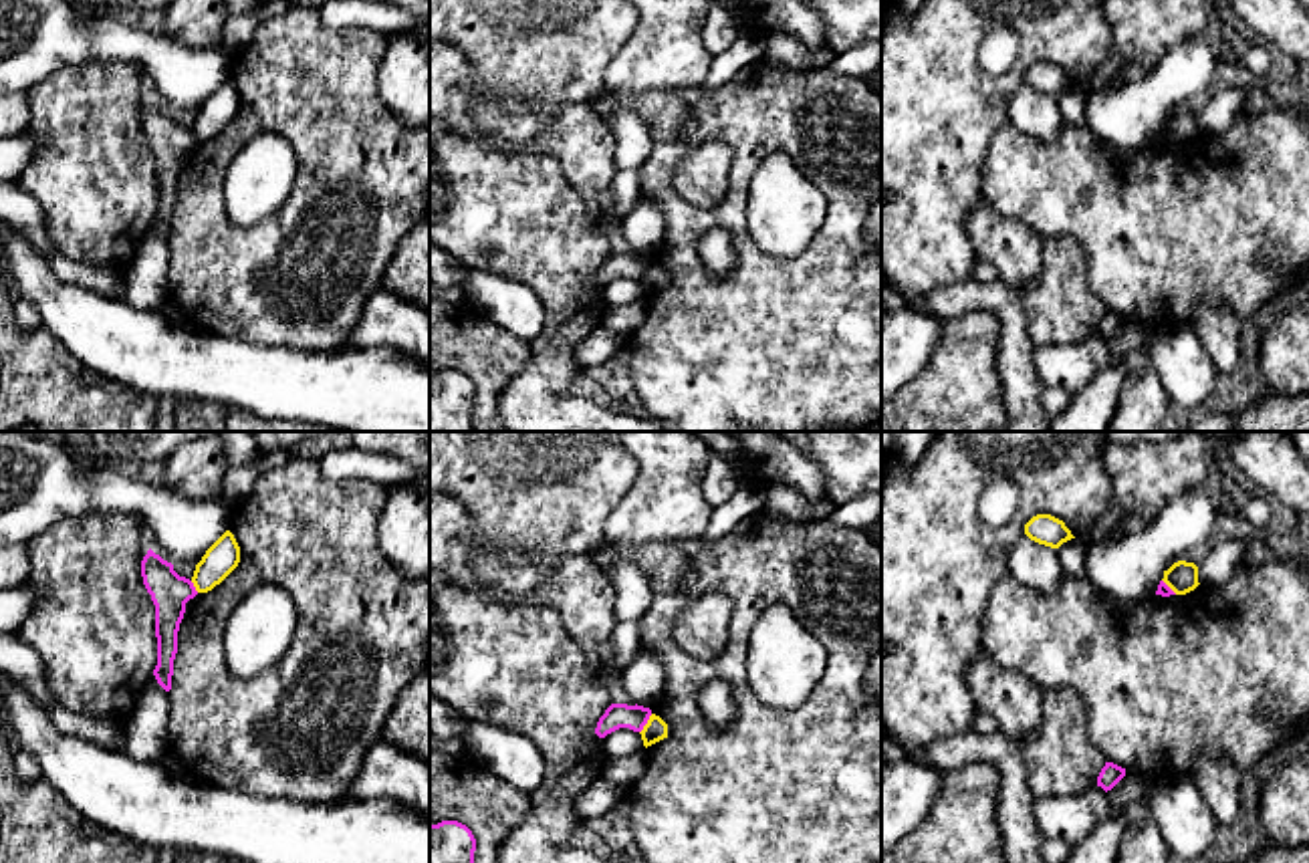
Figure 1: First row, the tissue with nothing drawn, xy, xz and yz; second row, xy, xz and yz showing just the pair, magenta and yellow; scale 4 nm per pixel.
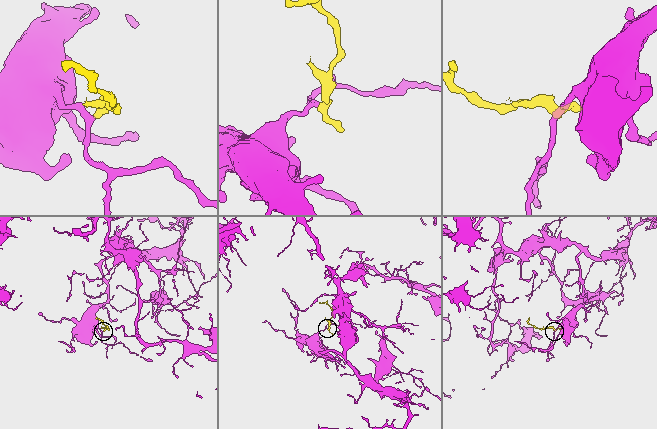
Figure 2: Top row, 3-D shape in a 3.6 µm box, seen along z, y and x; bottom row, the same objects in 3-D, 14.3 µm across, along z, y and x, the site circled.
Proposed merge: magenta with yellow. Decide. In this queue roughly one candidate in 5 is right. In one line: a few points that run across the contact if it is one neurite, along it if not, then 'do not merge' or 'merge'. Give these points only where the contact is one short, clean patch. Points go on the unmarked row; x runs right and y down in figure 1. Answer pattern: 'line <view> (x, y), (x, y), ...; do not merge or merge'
line xz (652, 263), (640, 281); do not merge

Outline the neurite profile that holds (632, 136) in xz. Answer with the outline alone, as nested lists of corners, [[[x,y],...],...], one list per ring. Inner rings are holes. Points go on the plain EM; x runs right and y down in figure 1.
[[[615,111],[609,119],[609,127],[615,139],[613,159],[617,169],[635,169],[649,157],[651,133],[635,111]]]

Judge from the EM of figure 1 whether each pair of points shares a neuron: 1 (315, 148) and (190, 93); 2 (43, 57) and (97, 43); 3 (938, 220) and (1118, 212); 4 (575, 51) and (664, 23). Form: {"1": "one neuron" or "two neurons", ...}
{"1": "two neurons", "2": "one neuron", "3": "two neurons", "4": "two neurons"}

